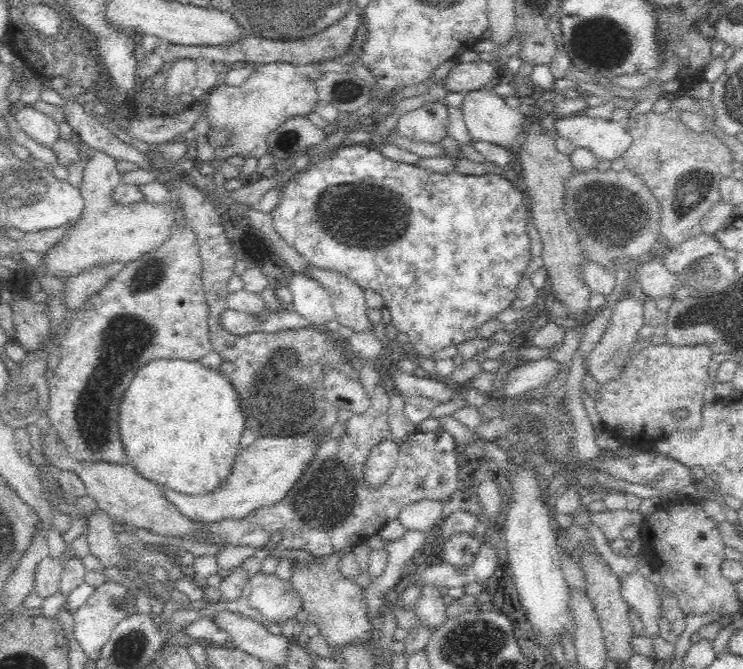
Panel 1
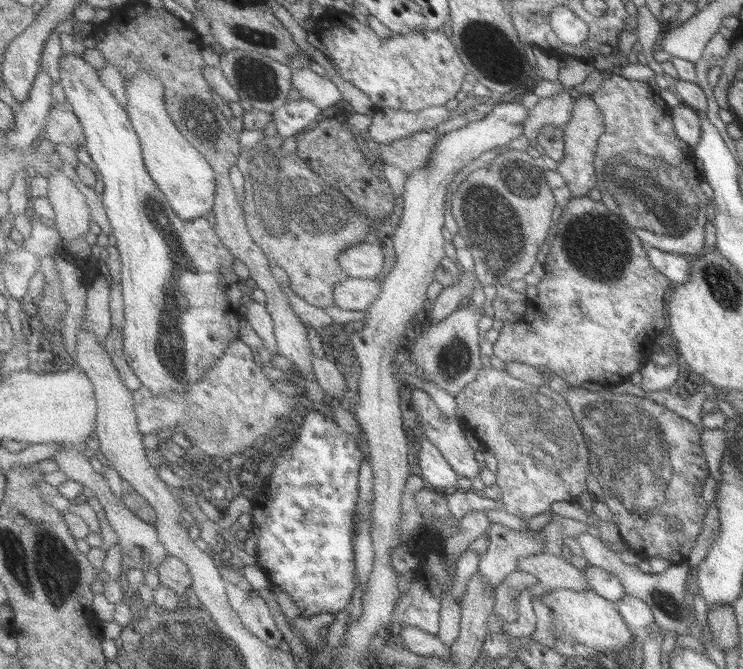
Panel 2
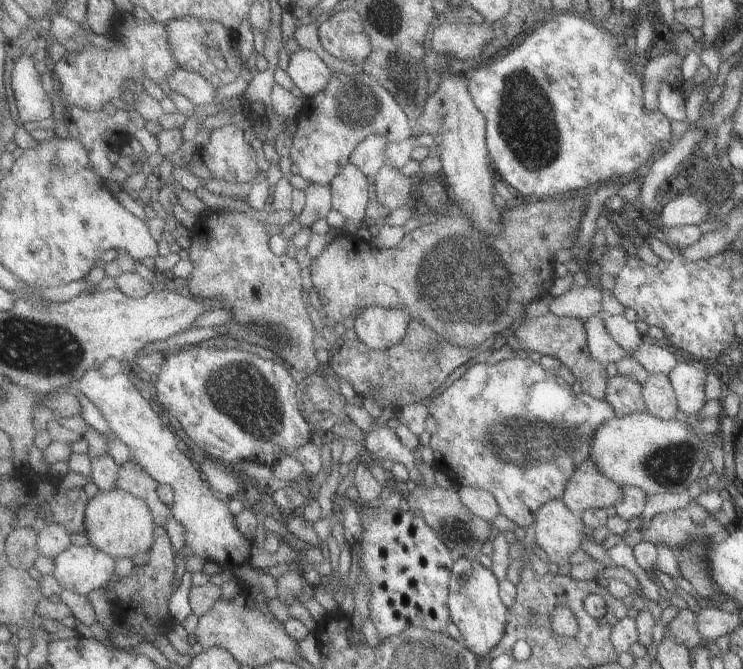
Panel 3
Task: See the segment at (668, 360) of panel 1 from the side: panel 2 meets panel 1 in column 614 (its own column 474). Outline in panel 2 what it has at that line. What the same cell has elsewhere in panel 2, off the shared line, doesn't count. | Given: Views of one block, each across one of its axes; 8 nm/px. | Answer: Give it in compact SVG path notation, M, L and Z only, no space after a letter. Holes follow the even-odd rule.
M483 366L483 370L479 372L479 376L475 378L475 382L469 384L461 394L457 394L455 402L457 402L457 408L459 408L461 414L463 414L463 424L473 432L473 436L477 438L477 442L479 442L483 448L491 450L491 452L495 454L495 458L497 458L497 468L499 468L499 470L497 470L495 476L497 476L497 490L501 490L499 500L503 502L503 508L499 508L499 510L505 510L505 512L509 512L509 514L513 514L513 516L525 514L525 516L533 518L533 516L551 512L551 506L553 506L553 504L559 504L559 502L577 502L577 498L579 498L583 492L587 492L587 478L589 478L589 474L593 474L591 448L589 448L589 444L587 444L587 438L585 438L585 434L583 434L583 428L579 426L579 422L577 422L577 418L575 418L575 412L571 410L567 398L565 398L561 392L553 390L549 384L537 388L537 386L531 386L531 384L519 380L519 378L513 378L511 374L507 374L507 372L503 372L503 370L497 370L497 368L493 368L493 366L489 366L489 368Z

